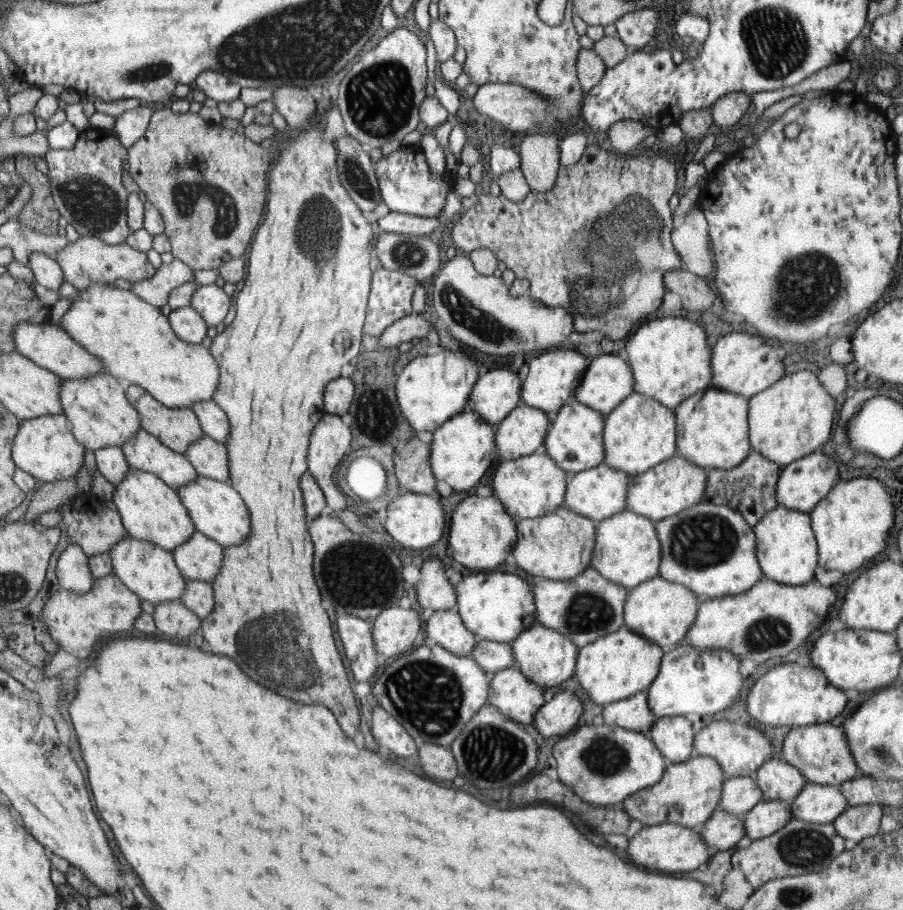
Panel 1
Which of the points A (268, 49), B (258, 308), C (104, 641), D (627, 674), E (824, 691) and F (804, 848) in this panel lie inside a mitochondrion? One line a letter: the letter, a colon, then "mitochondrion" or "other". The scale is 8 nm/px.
A: mitochondrion
B: other
C: other
D: other
E: other
F: mitochondrion

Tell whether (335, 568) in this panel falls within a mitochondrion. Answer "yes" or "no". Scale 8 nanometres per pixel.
yes

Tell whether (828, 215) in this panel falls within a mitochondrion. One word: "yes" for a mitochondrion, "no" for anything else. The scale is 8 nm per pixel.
no

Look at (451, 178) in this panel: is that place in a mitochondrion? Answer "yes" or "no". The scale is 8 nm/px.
no

